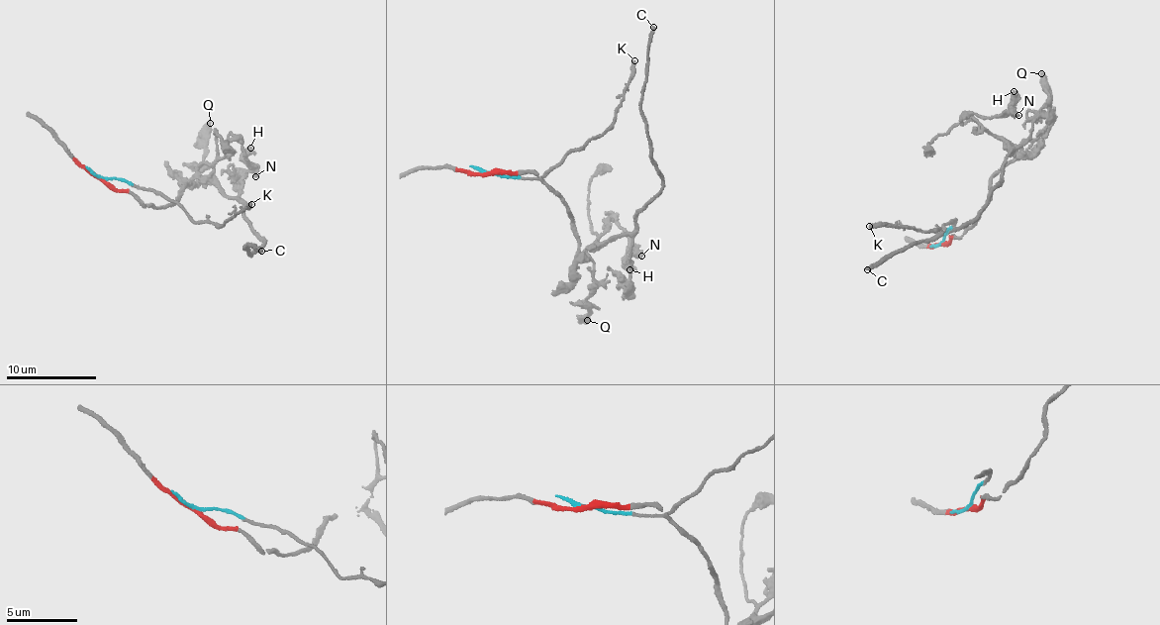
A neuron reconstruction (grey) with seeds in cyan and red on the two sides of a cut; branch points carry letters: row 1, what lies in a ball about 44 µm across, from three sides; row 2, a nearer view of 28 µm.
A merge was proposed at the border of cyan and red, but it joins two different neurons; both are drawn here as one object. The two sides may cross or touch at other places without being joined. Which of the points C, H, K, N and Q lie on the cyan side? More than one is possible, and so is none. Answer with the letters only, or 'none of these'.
K

